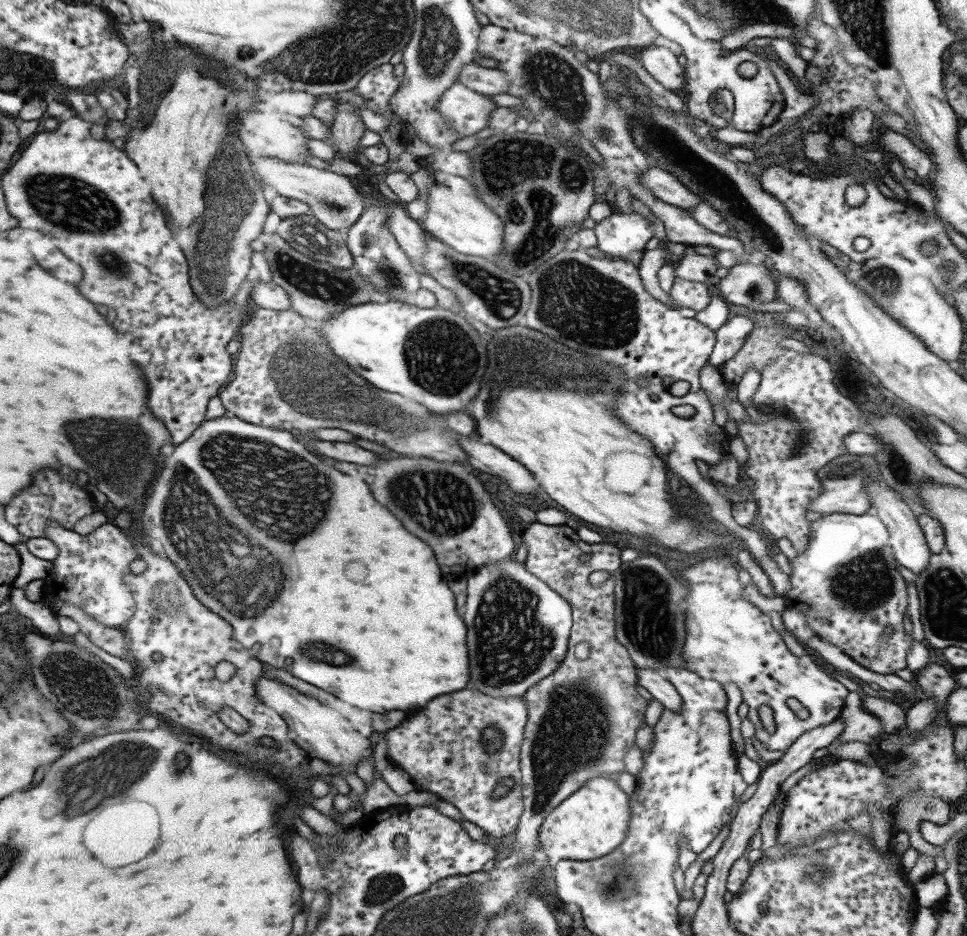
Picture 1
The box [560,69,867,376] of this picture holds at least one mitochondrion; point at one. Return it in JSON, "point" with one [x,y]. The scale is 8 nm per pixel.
{"point":[659,140]}

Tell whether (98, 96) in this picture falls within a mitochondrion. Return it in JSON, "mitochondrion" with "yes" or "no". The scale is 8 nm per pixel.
{"mitochondrion":"no"}

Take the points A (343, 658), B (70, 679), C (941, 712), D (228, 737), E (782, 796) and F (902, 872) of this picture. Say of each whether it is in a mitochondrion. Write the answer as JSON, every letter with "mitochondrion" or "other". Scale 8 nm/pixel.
{"A":"mitochondrion","B":"mitochondrion","C":"other","D":"other","E":"other","F":"other"}

